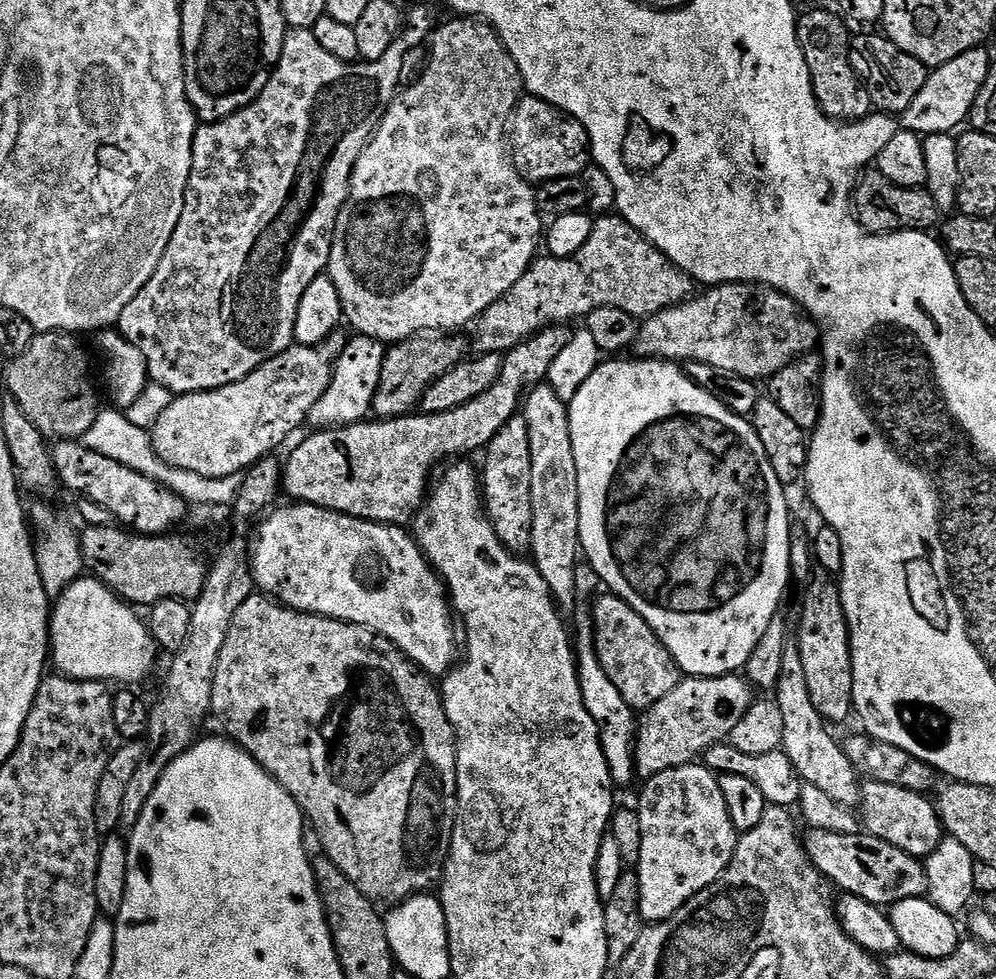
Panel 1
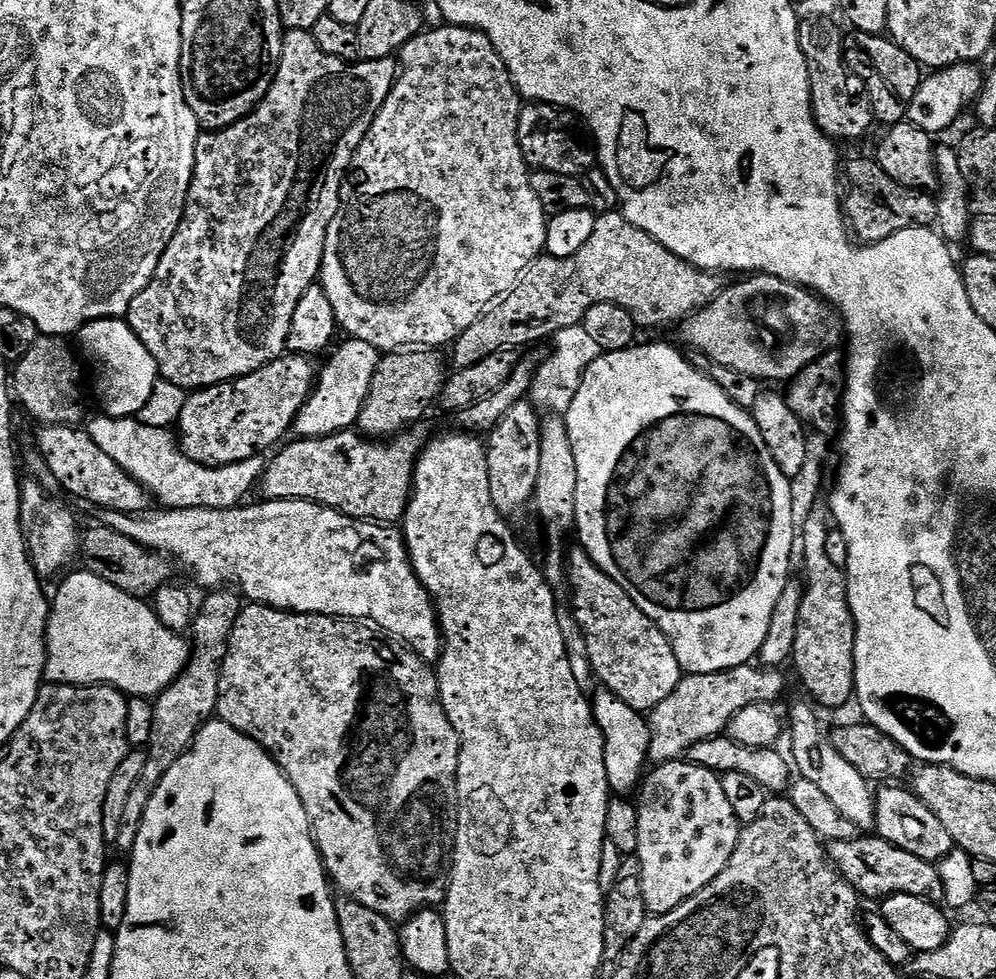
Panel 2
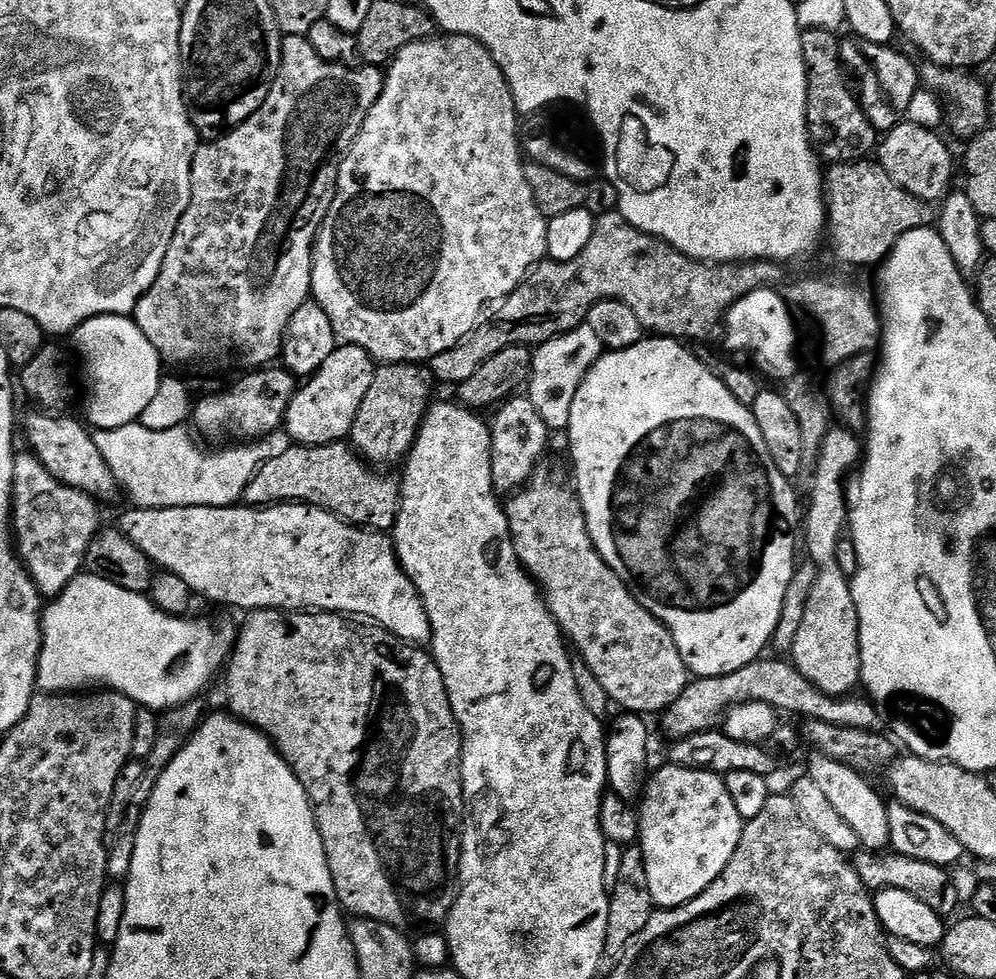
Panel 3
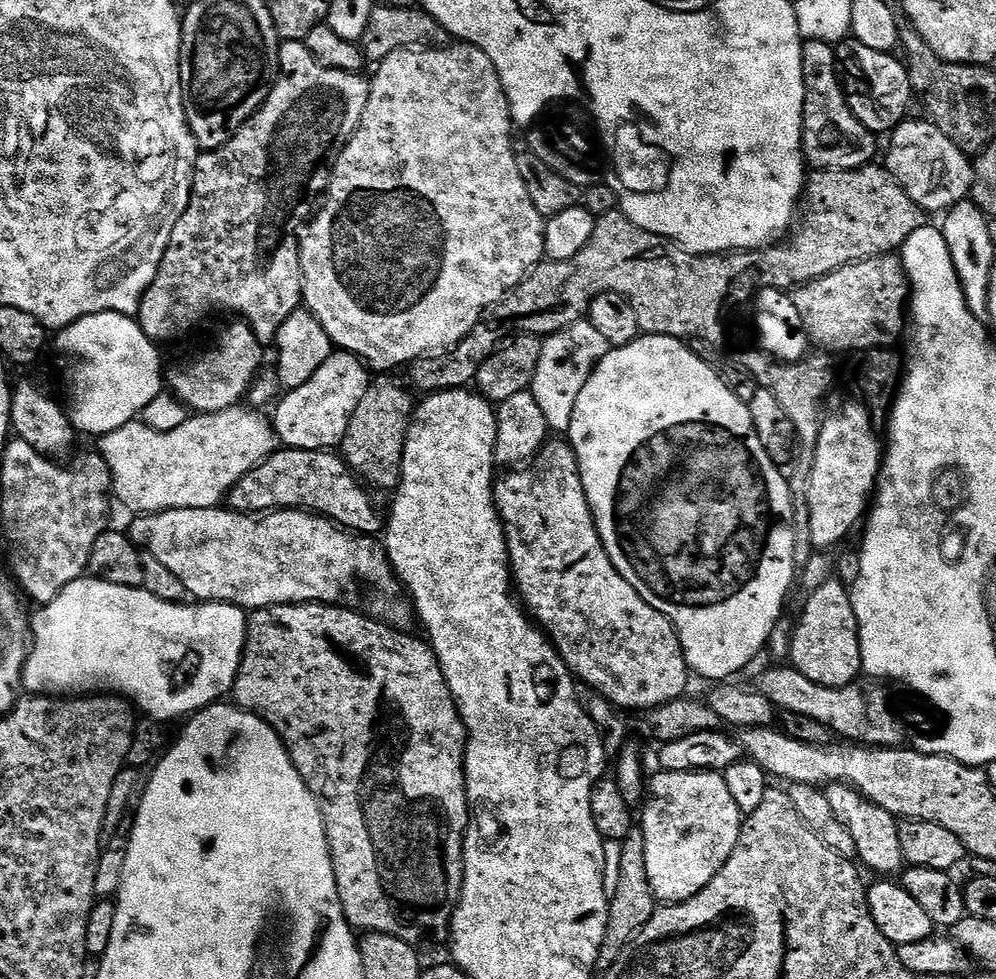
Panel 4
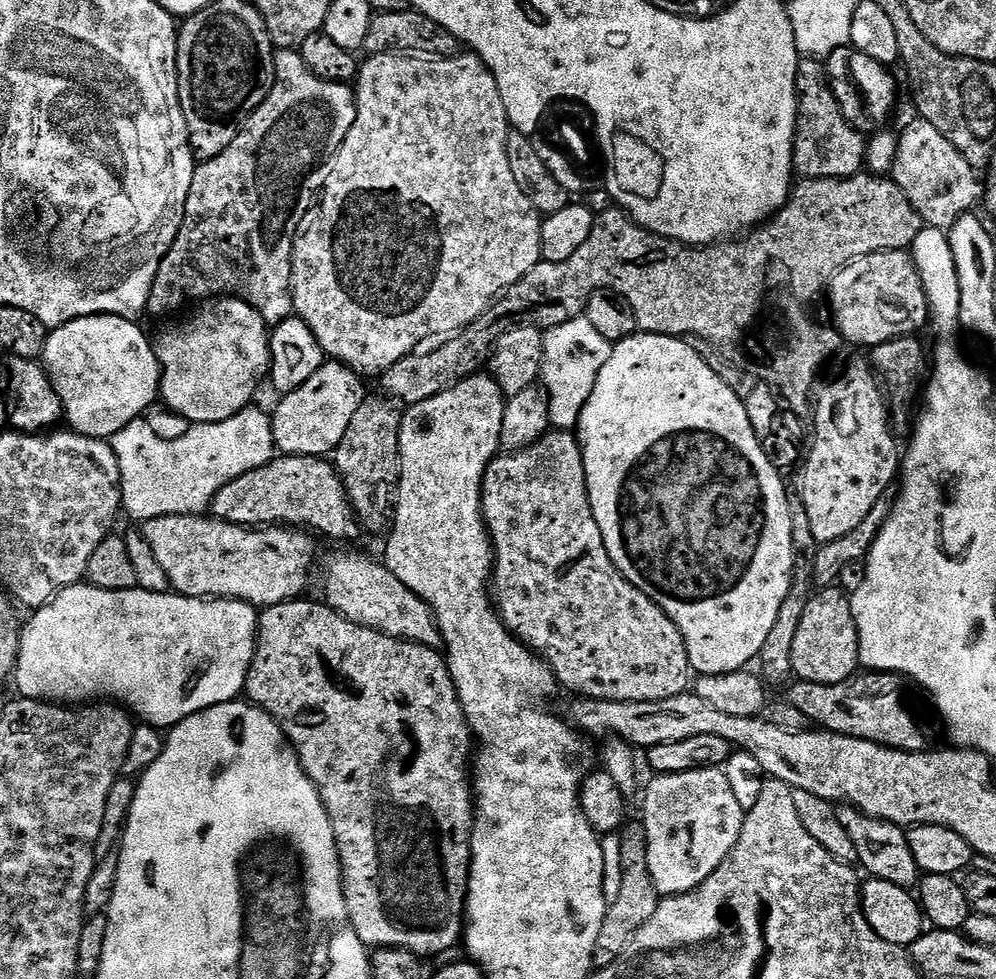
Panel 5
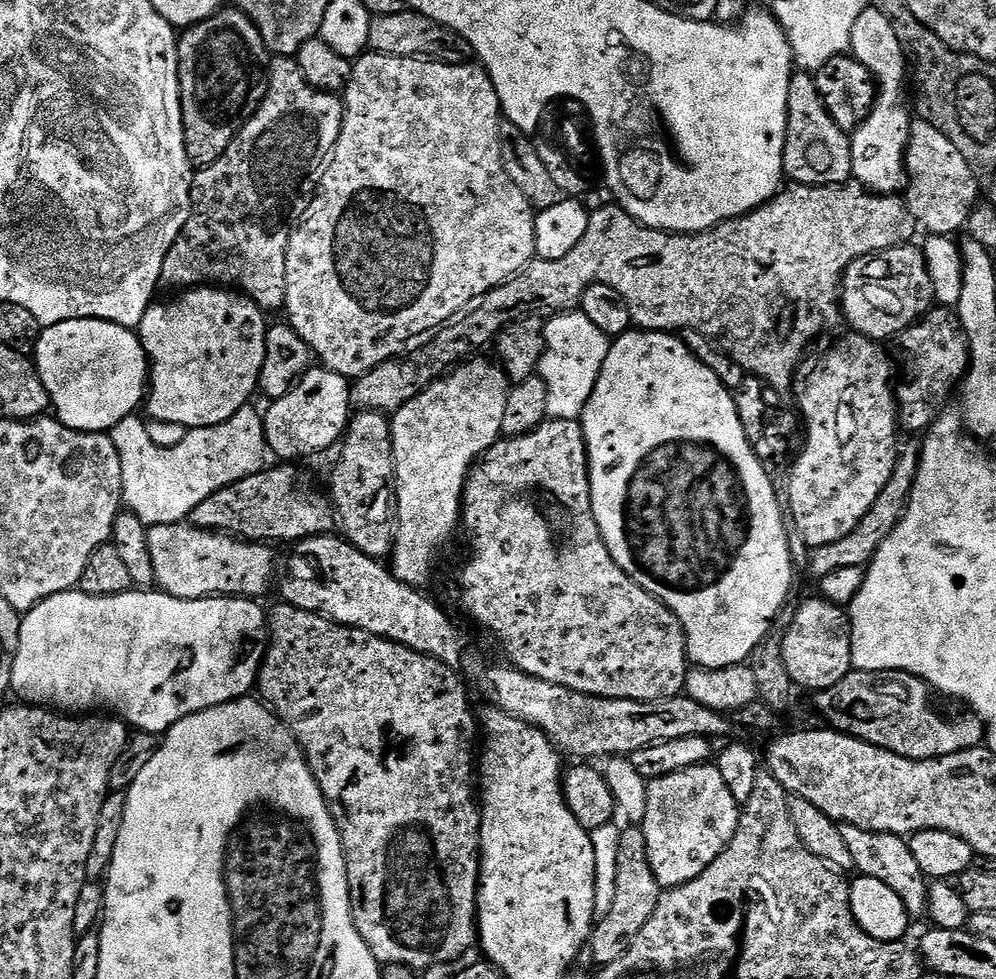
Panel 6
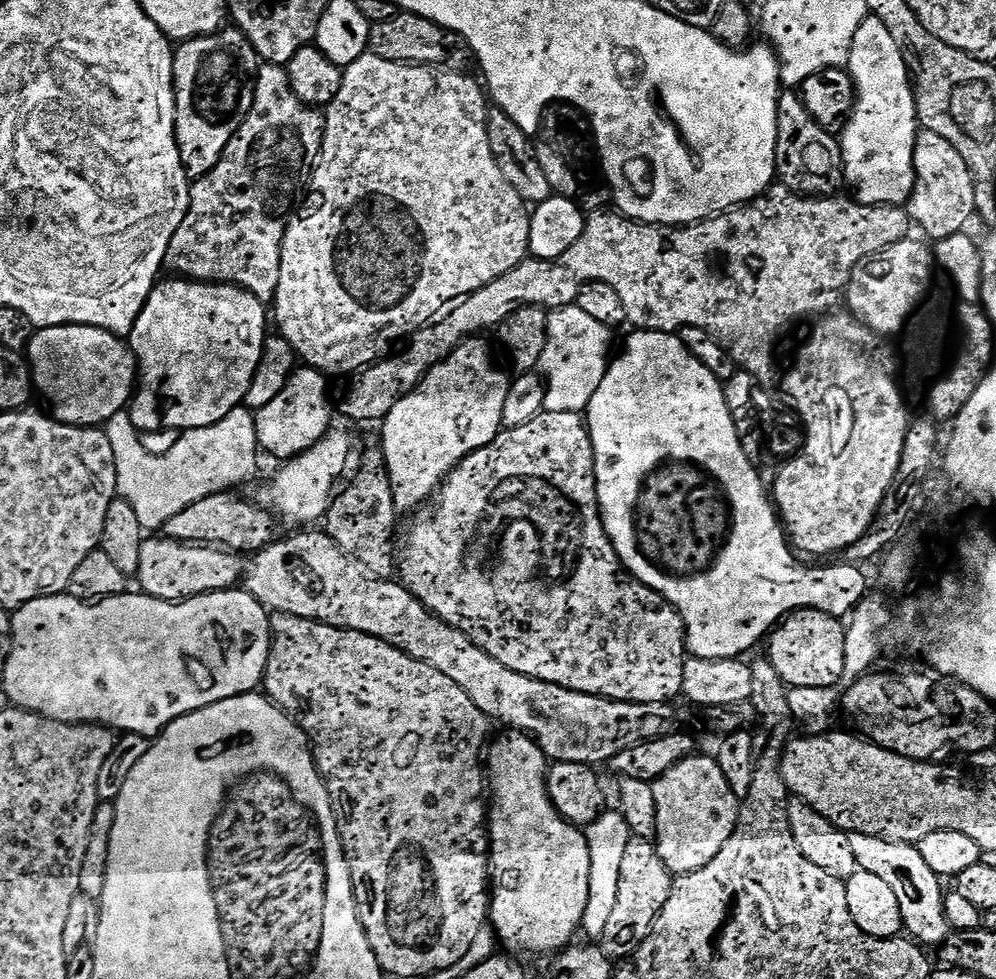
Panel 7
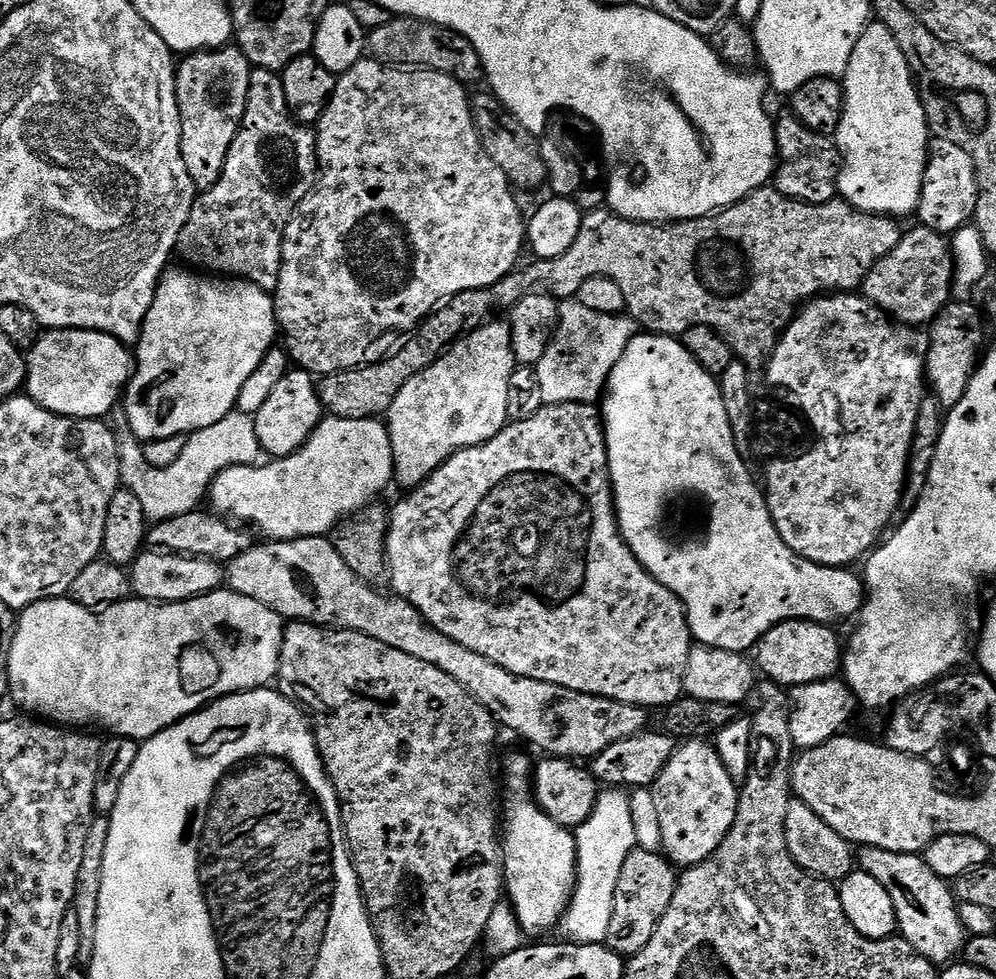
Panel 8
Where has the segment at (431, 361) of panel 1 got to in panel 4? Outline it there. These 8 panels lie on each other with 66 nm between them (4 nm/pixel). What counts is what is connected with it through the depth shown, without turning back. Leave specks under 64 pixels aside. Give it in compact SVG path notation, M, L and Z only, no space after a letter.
M392 378L376 379L369 383L362 402L358 402L354 414L350 414L350 426L346 426L344 441L339 444L338 452L365 485L373 489L395 490L400 487L404 443L408 425L412 423L413 393L407 387L399 388L394 381L388 380Z

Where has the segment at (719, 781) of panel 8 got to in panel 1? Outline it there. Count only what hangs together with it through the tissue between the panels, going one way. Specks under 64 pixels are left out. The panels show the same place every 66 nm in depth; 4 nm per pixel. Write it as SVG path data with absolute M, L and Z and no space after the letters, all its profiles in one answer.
M693 762L686 766L678 766L674 770L662 770L662 774L654 774L653 776L647 777L643 781L643 784L644 789L640 792L640 804L638 803L640 821L642 822L642 854L640 855L640 863L638 865L640 909L642 910L642 918L644 921L649 925L653 925L673 916L683 904L690 902L690 898L694 898L694 894L706 890L706 886L710 886L721 876L726 870L726 866L732 860L732 855L736 849L738 833L734 822L730 822L730 810L726 810L726 798L722 798L722 786L720 785L717 773L704 767L703 763Z

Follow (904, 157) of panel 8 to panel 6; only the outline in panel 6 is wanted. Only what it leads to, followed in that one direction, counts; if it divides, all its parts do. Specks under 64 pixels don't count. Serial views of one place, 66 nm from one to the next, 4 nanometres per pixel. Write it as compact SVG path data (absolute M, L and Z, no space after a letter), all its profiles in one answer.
M864 7L858 14L858 22L854 22L854 30L850 34L852 43L850 52L876 80L878 95L872 113L860 121L851 133L852 138L852 175L855 183L863 184L870 192L896 194L905 187L906 173L904 155L908 149L908 130L910 108L904 105L904 80L906 84L906 61L904 51L898 42L898 34L894 34L894 26L886 14L879 10Z

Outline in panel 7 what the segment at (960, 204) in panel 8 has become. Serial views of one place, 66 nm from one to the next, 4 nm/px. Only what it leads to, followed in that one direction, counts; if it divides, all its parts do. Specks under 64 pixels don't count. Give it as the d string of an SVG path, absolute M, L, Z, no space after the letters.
M925 132L916 133L914 146L914 170L916 185L906 205L912 223L925 232L925 237L932 236L933 241L945 240L954 234L964 232L976 210L976 179L966 166L962 154L942 138L942 134Z

